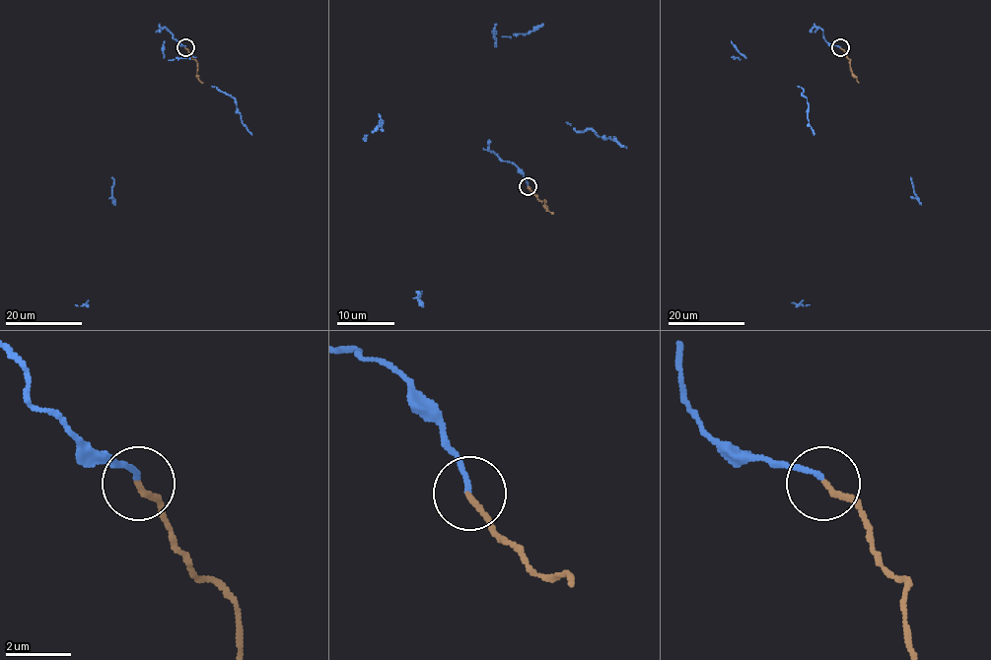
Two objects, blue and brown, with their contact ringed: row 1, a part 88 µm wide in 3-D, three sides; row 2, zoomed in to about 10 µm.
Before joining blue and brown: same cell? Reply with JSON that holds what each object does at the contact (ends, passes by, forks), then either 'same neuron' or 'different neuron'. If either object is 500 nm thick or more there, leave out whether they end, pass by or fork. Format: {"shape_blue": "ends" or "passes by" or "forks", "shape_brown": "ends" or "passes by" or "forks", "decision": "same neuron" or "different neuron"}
{"shape_blue": "ends", "shape_brown": "ends", "decision": "same neuron"}

